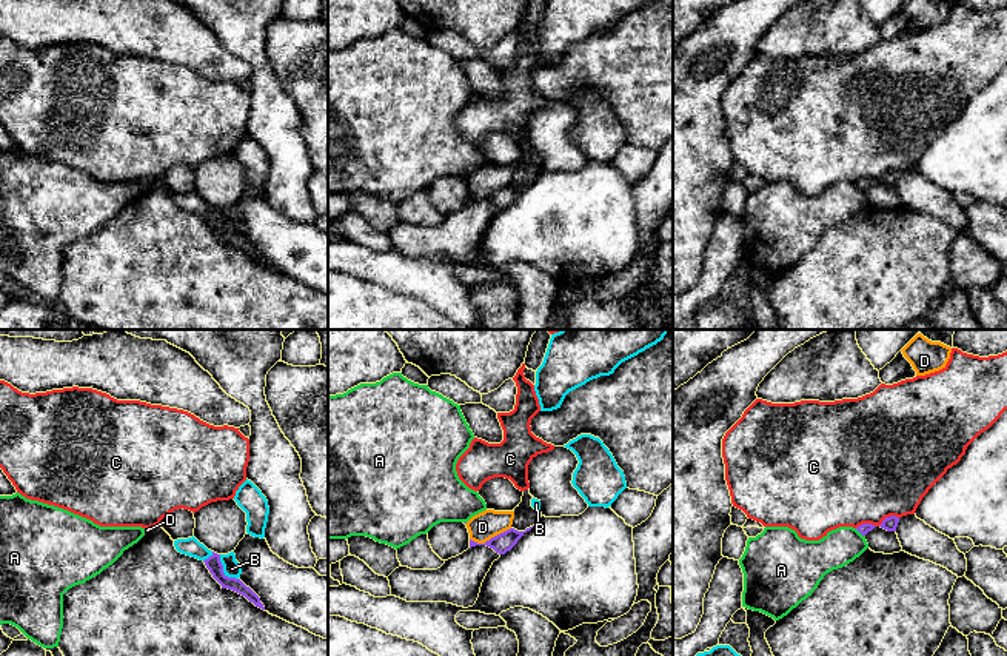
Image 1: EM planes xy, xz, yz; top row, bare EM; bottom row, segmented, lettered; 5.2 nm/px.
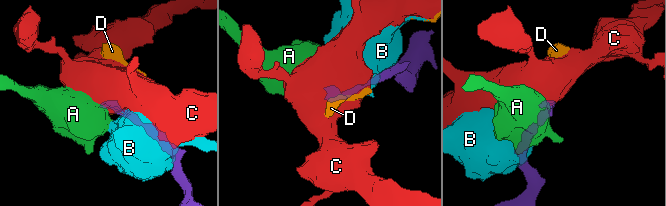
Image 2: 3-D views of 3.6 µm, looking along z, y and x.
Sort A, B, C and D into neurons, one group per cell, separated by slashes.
A / B D / C

